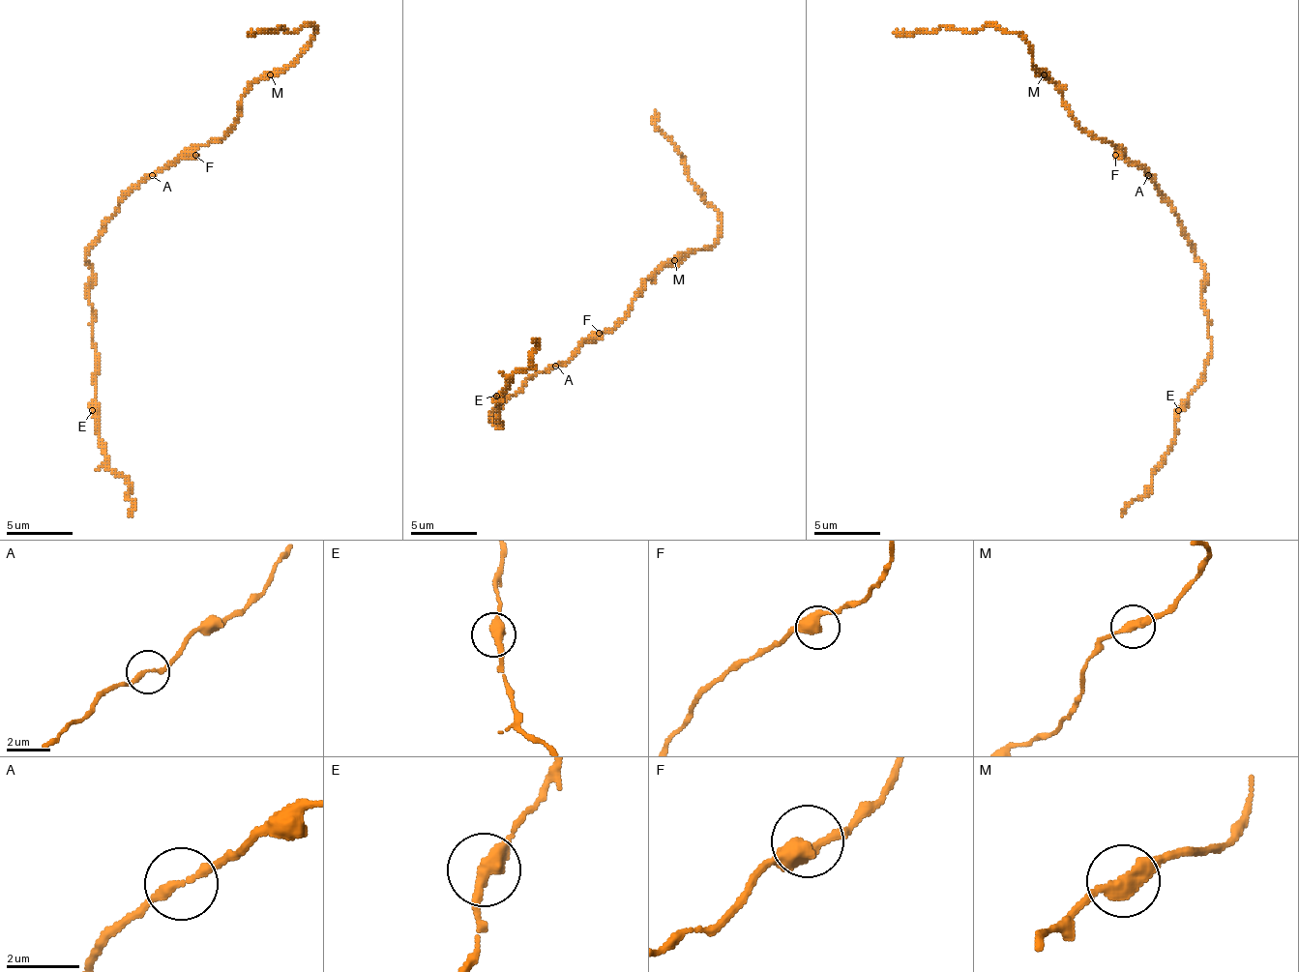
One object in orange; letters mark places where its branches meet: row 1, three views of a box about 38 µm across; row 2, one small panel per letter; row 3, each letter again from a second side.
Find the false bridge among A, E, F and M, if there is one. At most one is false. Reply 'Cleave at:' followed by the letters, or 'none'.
Cleave at: none

